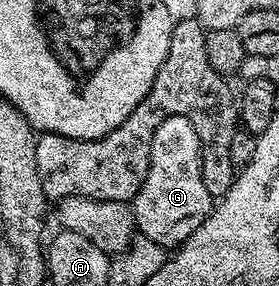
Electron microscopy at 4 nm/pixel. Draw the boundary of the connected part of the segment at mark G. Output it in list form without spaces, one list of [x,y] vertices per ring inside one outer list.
[[[166,115],[158,122],[153,131],[151,141],[151,161],[147,169],[147,177],[131,200],[133,209],[133,222],[136,230],[144,238],[151,239],[160,247],[176,249],[180,247],[199,225],[213,212],[215,196],[207,193],[207,185],[203,181],[203,169],[201,168],[201,138],[192,121],[186,115]]]

